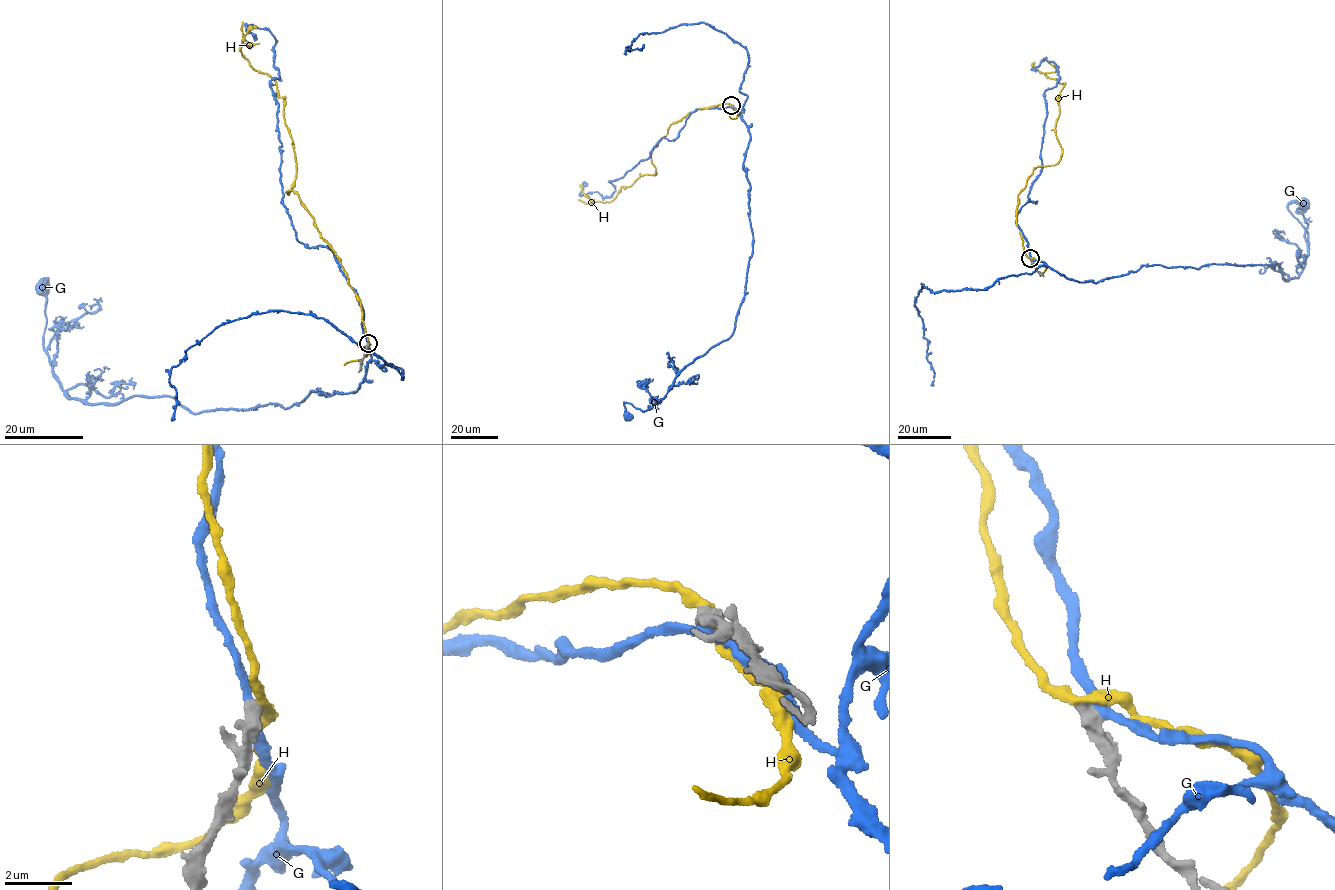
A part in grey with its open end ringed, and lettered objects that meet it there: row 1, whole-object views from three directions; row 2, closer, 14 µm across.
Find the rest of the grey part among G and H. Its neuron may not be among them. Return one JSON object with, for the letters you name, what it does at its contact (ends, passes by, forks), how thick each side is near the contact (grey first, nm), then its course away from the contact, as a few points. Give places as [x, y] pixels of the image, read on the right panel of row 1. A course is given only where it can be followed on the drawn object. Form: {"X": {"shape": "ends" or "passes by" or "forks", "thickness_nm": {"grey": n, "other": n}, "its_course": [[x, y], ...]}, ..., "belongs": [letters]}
{"belongs": []}

